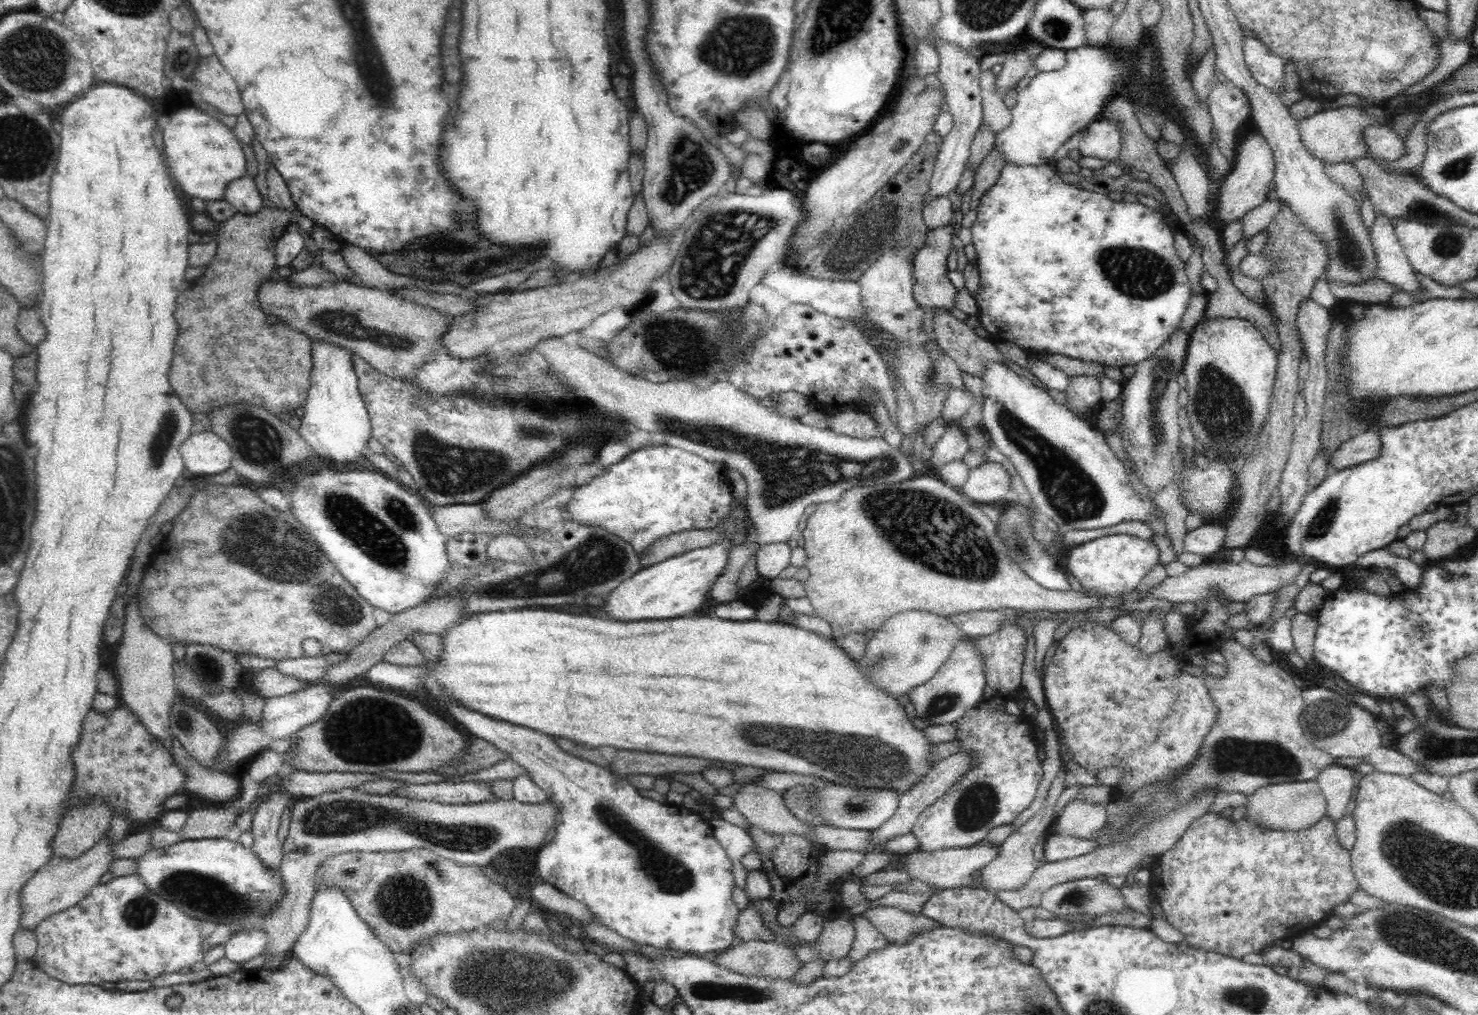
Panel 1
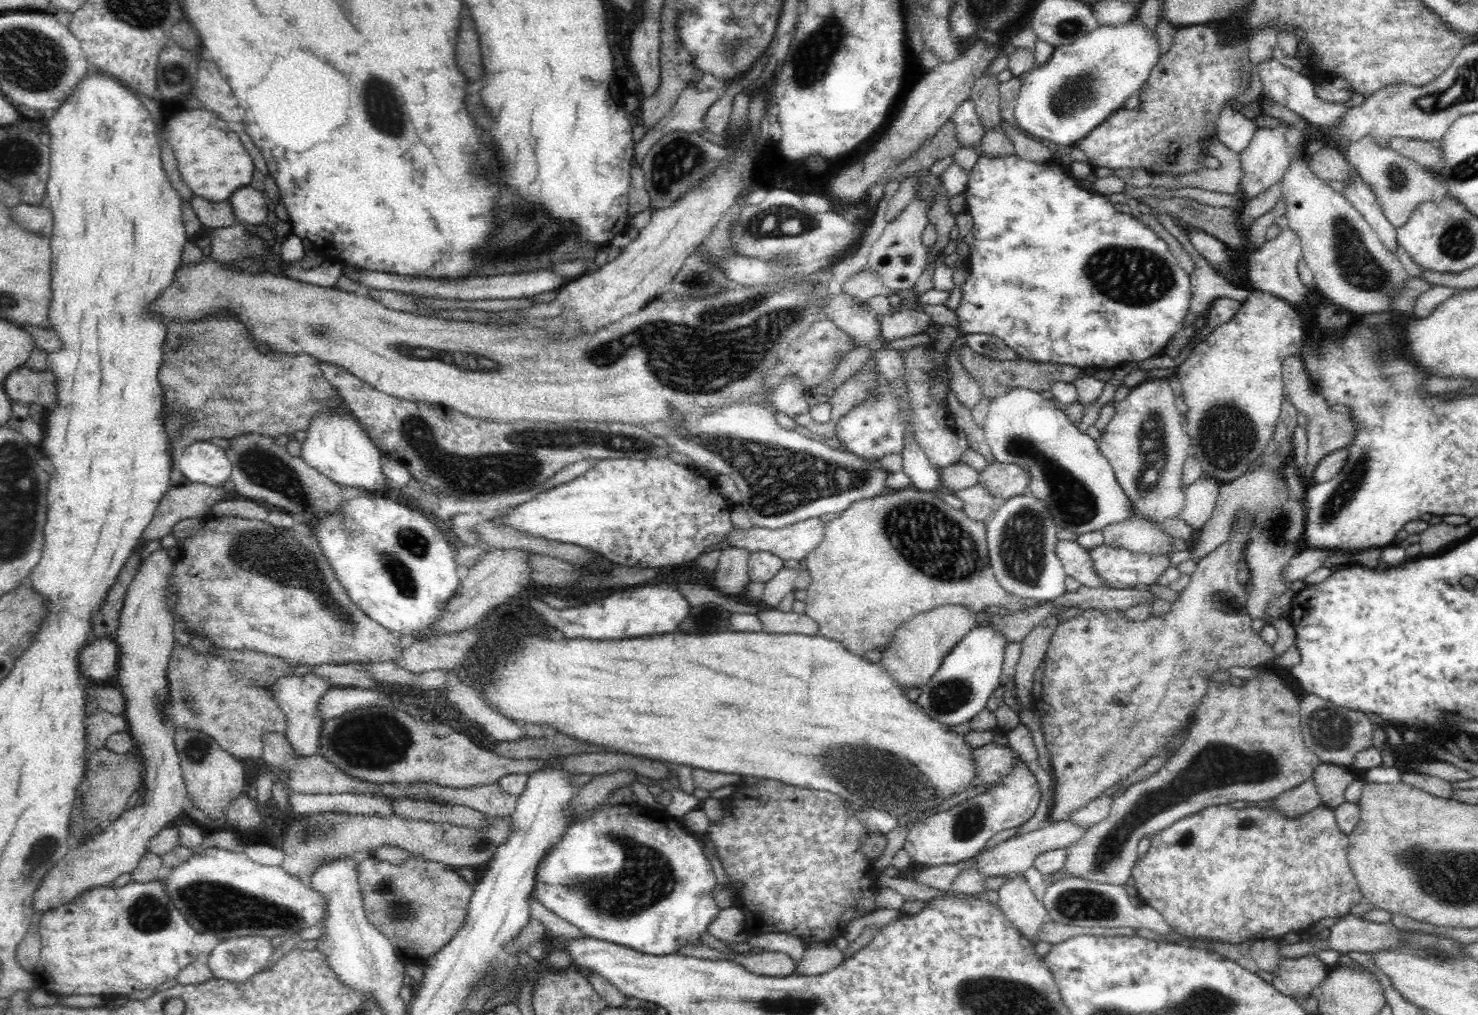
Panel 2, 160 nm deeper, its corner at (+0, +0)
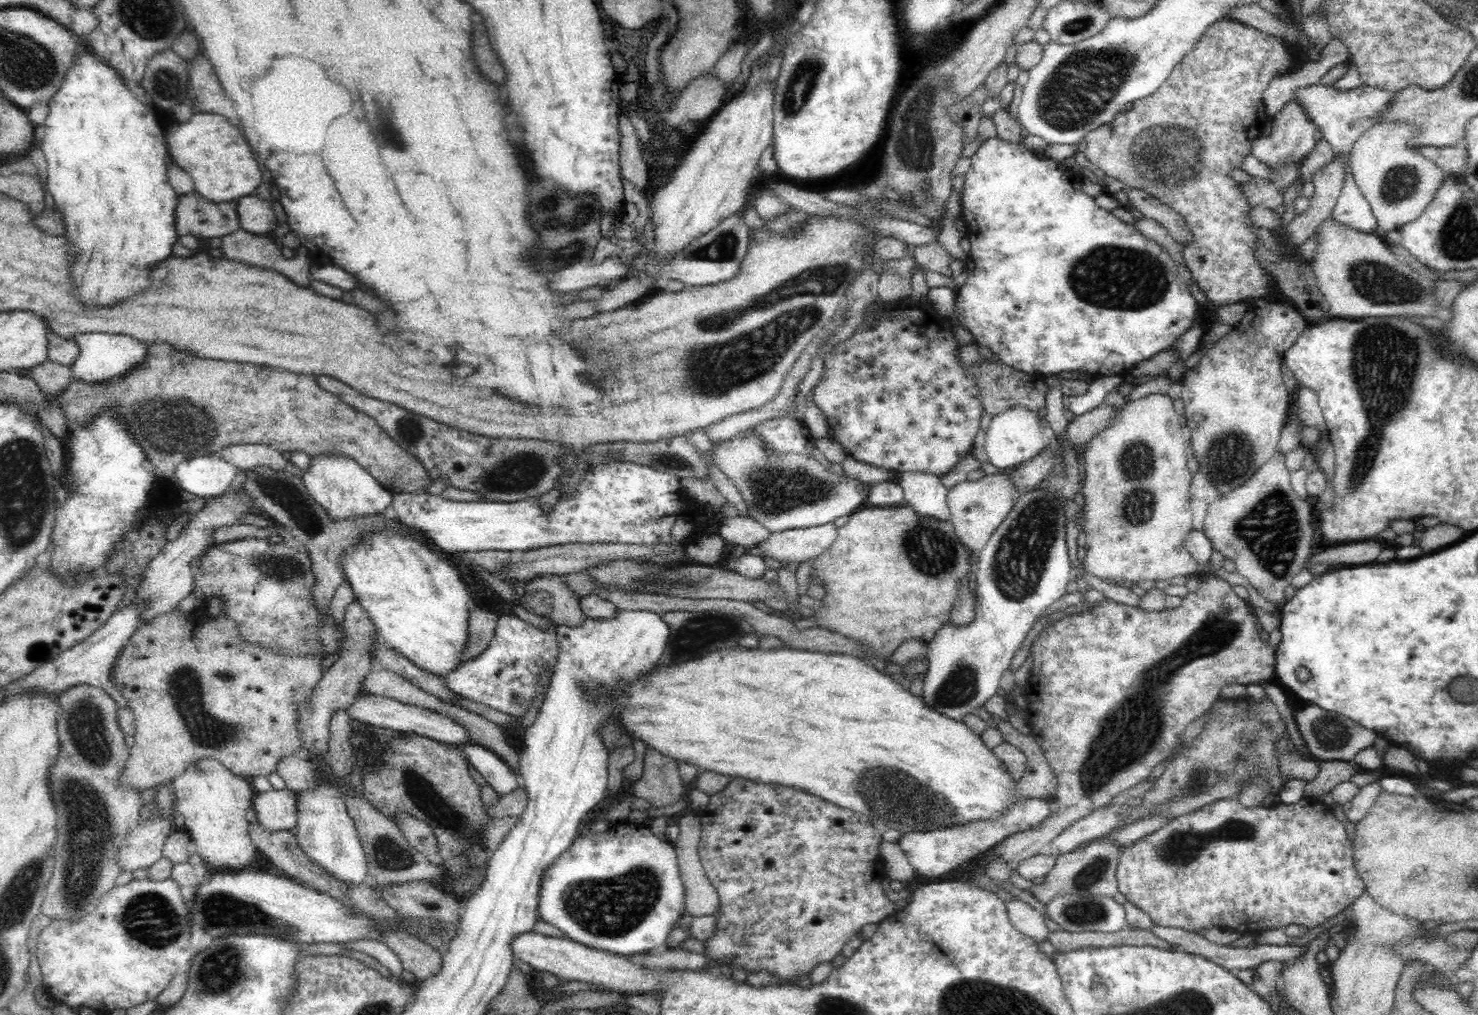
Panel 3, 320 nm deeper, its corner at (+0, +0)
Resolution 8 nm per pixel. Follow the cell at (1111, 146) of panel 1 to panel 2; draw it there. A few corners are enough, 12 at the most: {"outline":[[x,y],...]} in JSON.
{"outline":[[1178,29],[1138,108],[1074,146],[1094,168],[1181,177],[1250,88],[1242,31]]}

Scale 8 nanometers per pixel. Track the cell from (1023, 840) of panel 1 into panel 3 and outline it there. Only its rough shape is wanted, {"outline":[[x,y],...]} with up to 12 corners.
{"outline":[[1019,899],[1008,902],[1011,924],[1036,942],[1048,939],[1045,919]]}

